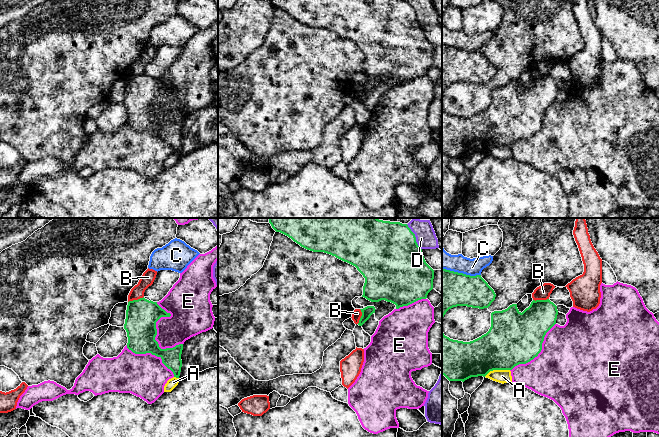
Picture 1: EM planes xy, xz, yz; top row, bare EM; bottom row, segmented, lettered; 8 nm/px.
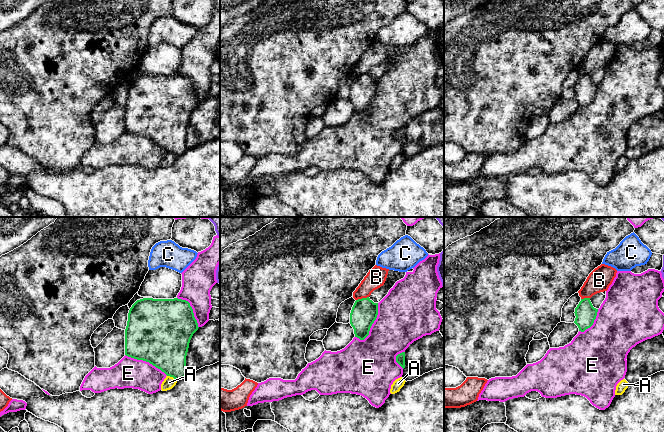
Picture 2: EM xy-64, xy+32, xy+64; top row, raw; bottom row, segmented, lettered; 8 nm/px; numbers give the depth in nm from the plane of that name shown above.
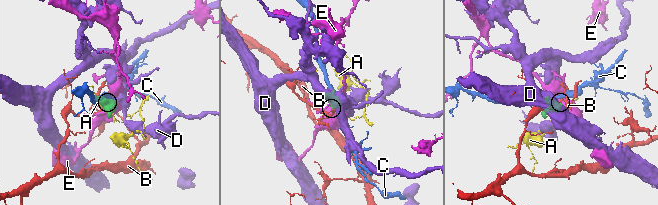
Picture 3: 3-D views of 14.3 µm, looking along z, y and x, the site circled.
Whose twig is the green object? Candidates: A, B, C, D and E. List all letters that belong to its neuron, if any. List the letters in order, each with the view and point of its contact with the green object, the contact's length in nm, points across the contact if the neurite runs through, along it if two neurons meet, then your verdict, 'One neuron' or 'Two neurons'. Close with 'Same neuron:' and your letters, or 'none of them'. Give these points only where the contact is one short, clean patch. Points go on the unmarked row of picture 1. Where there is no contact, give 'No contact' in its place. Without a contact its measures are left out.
A: Touches green at yz (496, 145). Shared border 220 nm. Two neurons
B: Touches green at xy (135, 76). Shared border 140 nm. Boundary: xy (143, 72), (128, 78). Two neurons
C: Touches green at yz (461, 49). Shared border 320 nm. Two neurons
D: Touches green at xz (415, 13). Shared border 240 nm. Two neurons
E: Touches green at xy (156, 107). Shared border 400 nm. Two neurons
Same neuron: none of them

